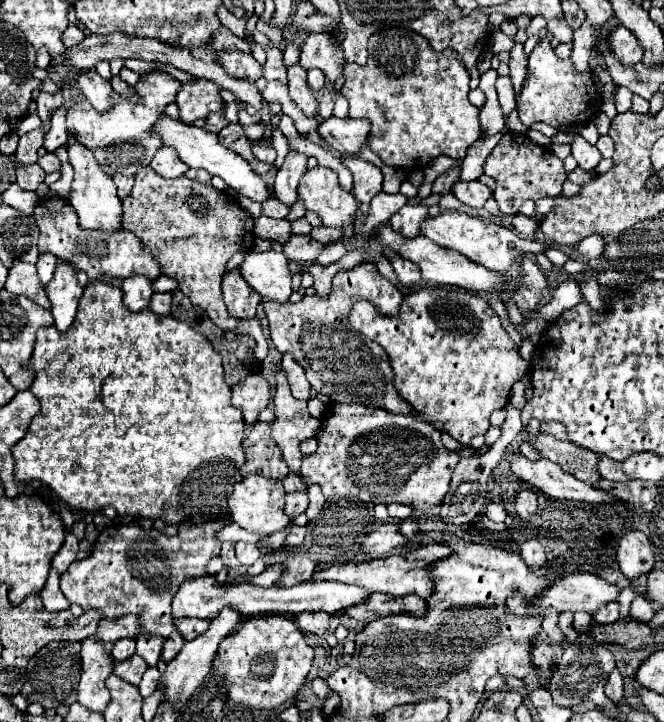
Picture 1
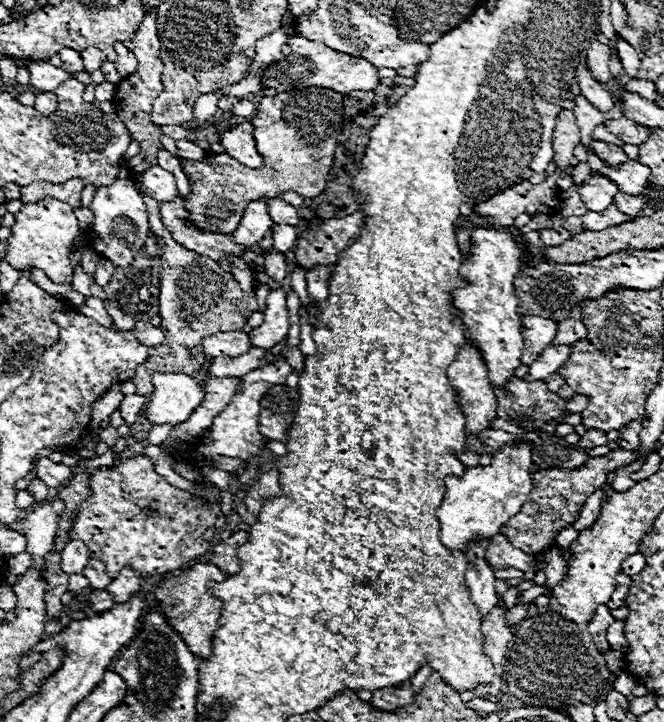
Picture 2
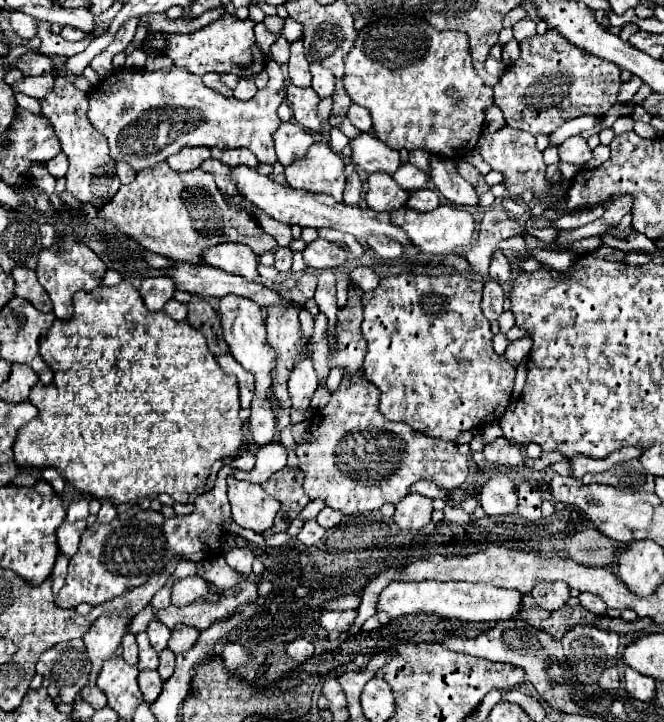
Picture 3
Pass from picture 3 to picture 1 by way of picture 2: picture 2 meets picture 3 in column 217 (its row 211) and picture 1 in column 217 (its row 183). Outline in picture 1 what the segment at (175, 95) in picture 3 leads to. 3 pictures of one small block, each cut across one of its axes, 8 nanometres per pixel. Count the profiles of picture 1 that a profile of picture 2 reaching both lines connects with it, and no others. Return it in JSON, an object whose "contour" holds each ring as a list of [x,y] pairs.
{"contour":[[[224,112],[212,114],[212,116],[208,116],[206,120],[208,120],[206,130],[210,130],[210,132],[220,132],[220,128],[224,128],[224,124],[228,124],[228,120],[224,118]]]}

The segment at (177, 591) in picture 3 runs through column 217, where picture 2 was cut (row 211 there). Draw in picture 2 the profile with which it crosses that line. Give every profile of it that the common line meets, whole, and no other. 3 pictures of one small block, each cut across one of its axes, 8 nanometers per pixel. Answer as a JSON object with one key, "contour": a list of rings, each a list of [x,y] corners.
{"contour":[[[592,170],[588,178],[582,182],[582,186],[578,188],[580,200],[584,202],[586,210],[592,210],[592,212],[602,212],[604,208],[608,208],[614,202],[616,192],[620,192],[616,184],[612,184],[608,176],[598,174],[596,170]]]}

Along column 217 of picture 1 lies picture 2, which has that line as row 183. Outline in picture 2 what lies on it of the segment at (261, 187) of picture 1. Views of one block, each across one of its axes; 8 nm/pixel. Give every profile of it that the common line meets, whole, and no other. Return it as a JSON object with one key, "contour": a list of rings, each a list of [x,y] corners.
{"contour":[[[158,164],[148,168],[148,172],[144,172],[142,176],[138,176],[136,186],[144,194],[152,196],[158,202],[170,202],[170,200],[174,200],[178,196],[174,176],[168,170],[164,170],[162,166],[158,166]]]}

